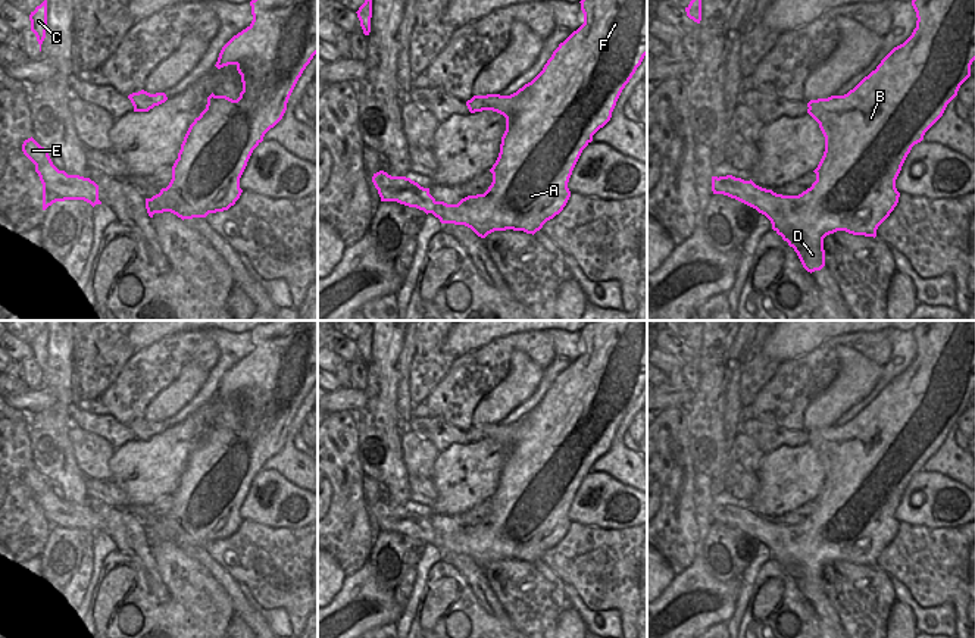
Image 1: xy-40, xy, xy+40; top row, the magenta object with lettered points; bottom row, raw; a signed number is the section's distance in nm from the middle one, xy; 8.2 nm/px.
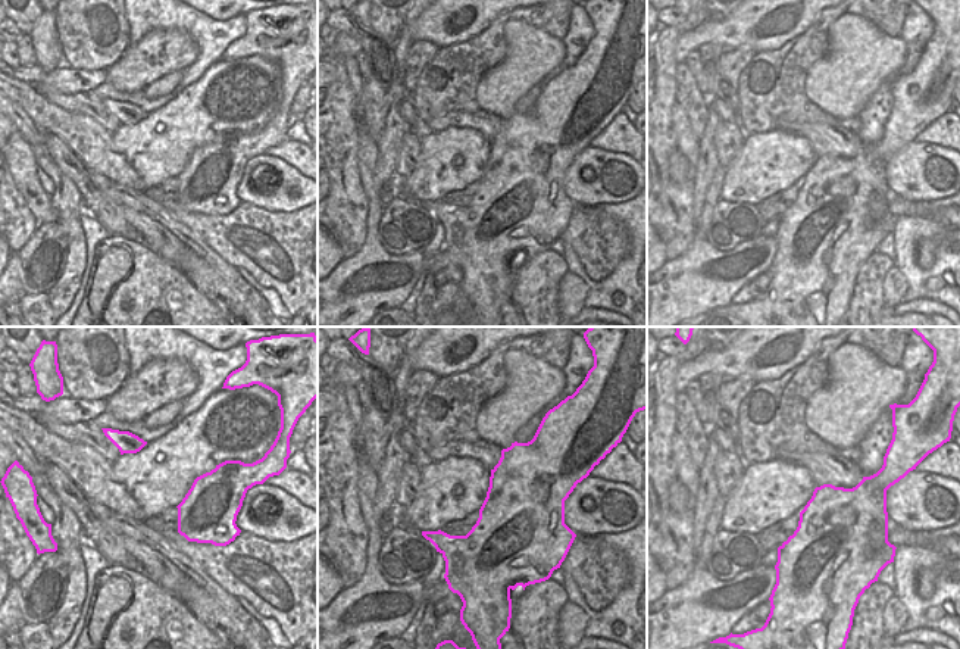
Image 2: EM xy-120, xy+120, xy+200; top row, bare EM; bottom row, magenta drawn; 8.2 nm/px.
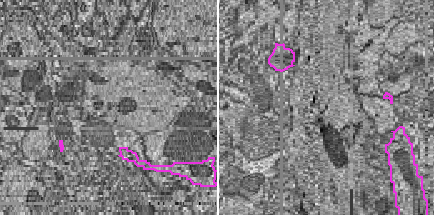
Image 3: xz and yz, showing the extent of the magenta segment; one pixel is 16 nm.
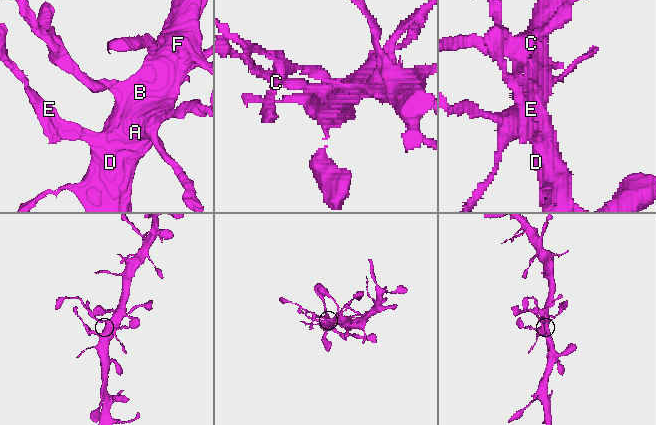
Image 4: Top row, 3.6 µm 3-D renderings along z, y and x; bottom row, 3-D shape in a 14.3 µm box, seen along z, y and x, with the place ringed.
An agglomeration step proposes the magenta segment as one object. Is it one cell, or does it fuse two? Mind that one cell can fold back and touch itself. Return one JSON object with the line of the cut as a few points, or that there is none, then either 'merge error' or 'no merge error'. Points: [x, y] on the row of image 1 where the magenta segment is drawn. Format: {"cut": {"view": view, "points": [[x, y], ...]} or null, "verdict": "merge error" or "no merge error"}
{"cut": {"view": "xy", "points": [[494, 94], [484, 103], [483, 109]]}, "verdict": "merge error"}

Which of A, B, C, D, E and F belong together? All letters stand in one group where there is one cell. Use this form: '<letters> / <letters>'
A B D E F / C

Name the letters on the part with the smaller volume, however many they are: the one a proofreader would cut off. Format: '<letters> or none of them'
C

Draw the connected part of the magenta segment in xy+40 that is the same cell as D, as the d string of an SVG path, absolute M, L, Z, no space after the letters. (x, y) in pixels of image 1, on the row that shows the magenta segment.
M912 0L916 28L900 46L894 47L853 90L844 96L818 98L807 113L819 123L825 137L825 151L813 171L816 181L799 196L782 196L732 175L712 176L713 194L735 198L765 215L772 229L797 253L807 272L825 266L824 238L837 231L853 235L876 237L878 226L899 203L896 179L912 147L943 116L947 104L957 96L960 85L971 76L975 60L975 0Z

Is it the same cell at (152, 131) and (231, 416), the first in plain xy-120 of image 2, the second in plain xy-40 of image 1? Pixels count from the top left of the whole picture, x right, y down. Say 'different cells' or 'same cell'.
same cell

